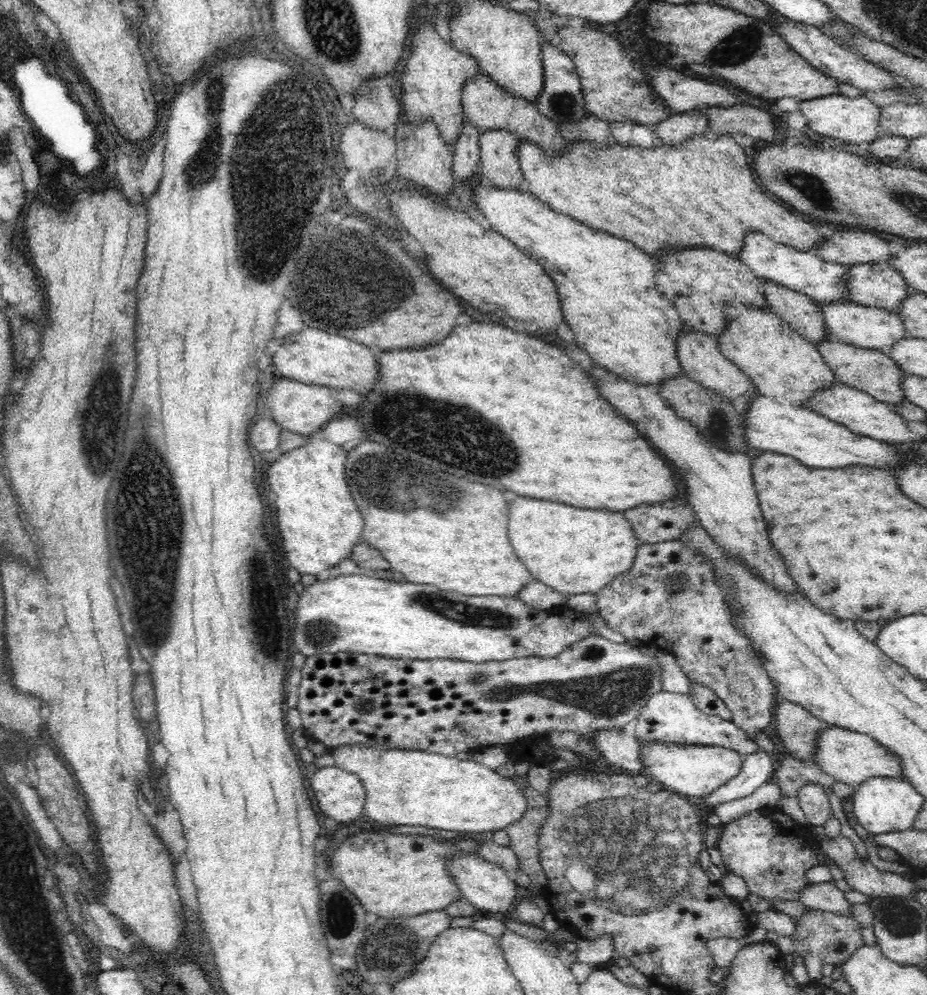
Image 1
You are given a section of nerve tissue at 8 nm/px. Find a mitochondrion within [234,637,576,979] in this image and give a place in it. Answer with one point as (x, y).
(386, 946)

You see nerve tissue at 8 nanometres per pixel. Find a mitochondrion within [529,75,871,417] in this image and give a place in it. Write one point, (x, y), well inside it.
(812, 186)

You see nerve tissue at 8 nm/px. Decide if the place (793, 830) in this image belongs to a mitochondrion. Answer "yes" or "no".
no

